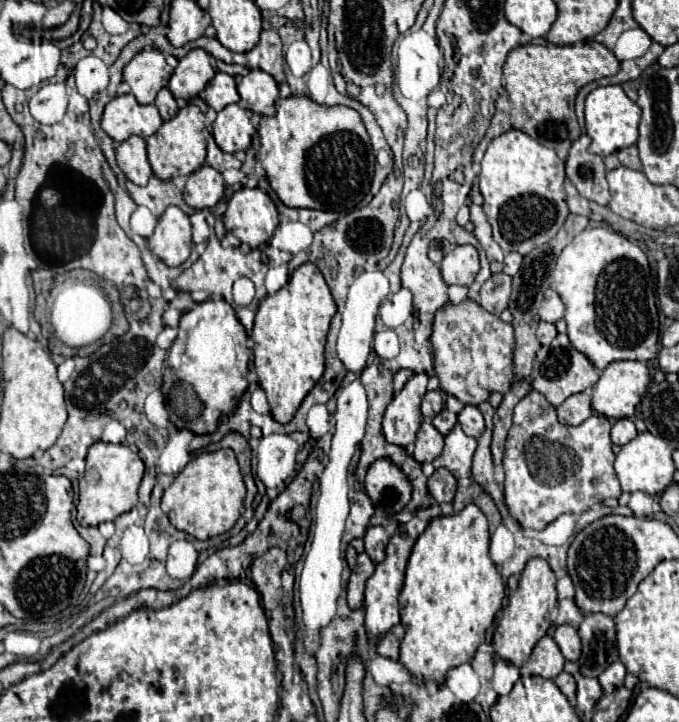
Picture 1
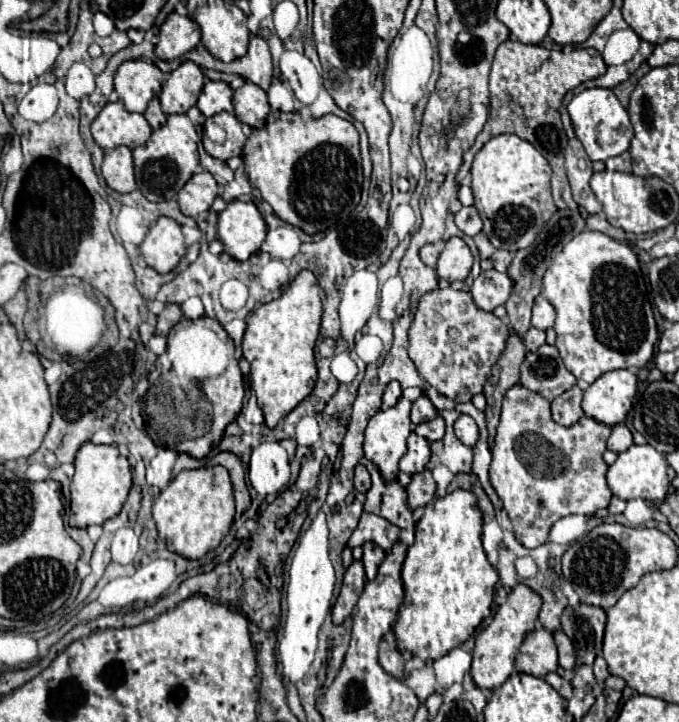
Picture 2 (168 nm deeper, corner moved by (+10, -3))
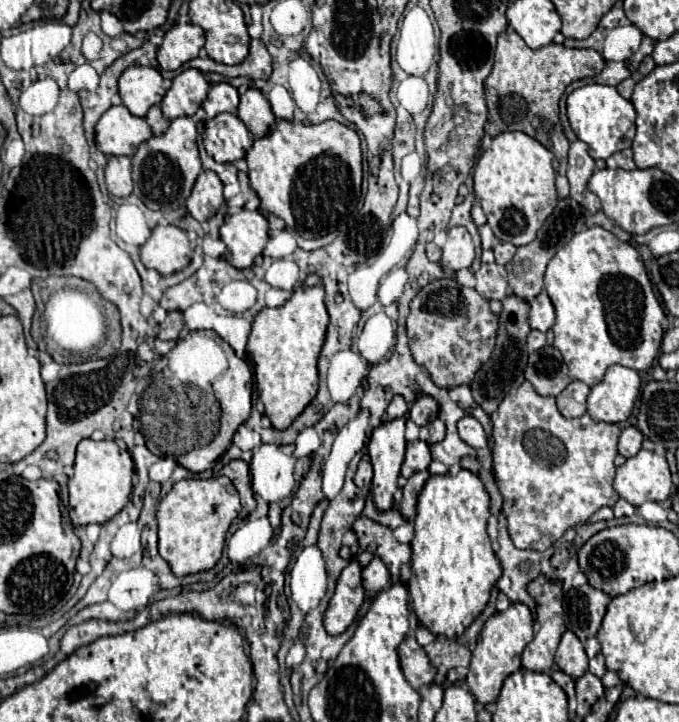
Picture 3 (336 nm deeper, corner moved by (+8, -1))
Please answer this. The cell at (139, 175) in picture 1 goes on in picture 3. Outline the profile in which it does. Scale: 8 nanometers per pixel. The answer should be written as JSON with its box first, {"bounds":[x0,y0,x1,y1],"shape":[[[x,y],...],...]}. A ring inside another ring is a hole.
{"bounds":[106,156,132,198],"shape":[[[110,156],[106,164],[106,186],[112,196],[128,198],[132,194],[132,164],[128,156]]]}

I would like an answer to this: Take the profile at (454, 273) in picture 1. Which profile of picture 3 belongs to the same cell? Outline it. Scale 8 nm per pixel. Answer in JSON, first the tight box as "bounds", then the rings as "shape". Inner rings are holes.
{"bounds":[440,226,474,272],"shape":[[[454,226],[448,230],[448,242],[442,248],[440,264],[458,272],[460,268],[470,268],[474,260],[474,244],[464,226]]]}

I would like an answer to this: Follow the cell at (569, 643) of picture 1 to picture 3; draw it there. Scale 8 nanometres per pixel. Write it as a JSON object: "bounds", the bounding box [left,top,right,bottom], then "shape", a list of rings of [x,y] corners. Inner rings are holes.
{"bounds":[556,630,588,680],"shape":[[[570,630],[562,634],[562,640],[556,650],[556,664],[574,680],[588,672],[588,656],[584,652],[584,644]]]}

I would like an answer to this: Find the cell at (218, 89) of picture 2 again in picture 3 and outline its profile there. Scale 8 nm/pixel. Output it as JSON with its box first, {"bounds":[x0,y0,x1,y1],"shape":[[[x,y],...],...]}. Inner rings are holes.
{"bounds":[202,84,238,118],"shape":[[[212,84],[202,108],[206,110],[206,114],[210,118],[214,118],[216,114],[222,114],[222,112],[234,114],[238,108],[238,90],[230,84]]]}

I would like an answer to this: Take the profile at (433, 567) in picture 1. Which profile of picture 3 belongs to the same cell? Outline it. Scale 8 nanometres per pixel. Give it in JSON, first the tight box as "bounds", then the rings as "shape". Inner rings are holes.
{"bounds":[408,468,502,636],"shape":[[[464,468],[456,474],[430,474],[418,496],[408,592],[418,622],[434,634],[460,636],[484,610],[490,590],[502,574],[486,532],[488,516],[490,496],[482,480]]]}

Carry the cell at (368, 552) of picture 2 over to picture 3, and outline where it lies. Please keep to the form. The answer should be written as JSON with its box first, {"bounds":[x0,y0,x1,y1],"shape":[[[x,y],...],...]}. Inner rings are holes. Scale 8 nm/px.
{"bounds":[362,558,390,594],"shape":[[[374,558],[364,570],[362,570],[362,580],[364,580],[364,588],[368,594],[378,594],[380,590],[384,590],[390,584],[390,572],[388,568],[382,564],[380,558]]]}

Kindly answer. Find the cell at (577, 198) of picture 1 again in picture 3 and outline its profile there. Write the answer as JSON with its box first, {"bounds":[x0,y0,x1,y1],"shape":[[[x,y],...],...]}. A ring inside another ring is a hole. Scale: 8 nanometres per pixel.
{"bounds":[484,30,606,198],"shape":[[[506,30],[498,36],[494,68],[484,80],[484,96],[488,106],[488,134],[498,136],[502,132],[520,130],[536,138],[542,146],[546,146],[554,154],[556,188],[560,198],[568,196],[566,156],[570,142],[566,140],[558,122],[558,100],[570,82],[596,76],[598,72],[602,72],[604,64],[606,60],[596,50],[568,48],[564,44],[548,44],[544,48],[532,50],[514,30]]]}

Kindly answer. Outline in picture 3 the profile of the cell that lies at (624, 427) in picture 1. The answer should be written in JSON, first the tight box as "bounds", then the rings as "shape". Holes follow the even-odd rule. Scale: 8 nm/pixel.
{"bounds":[618,426,644,458],"shape":[[[628,426],[628,428],[624,428],[622,434],[620,434],[618,452],[620,452],[622,456],[626,456],[626,458],[636,456],[638,450],[642,448],[642,440],[644,440],[642,432],[640,432],[638,428],[634,428],[634,426]]]}

